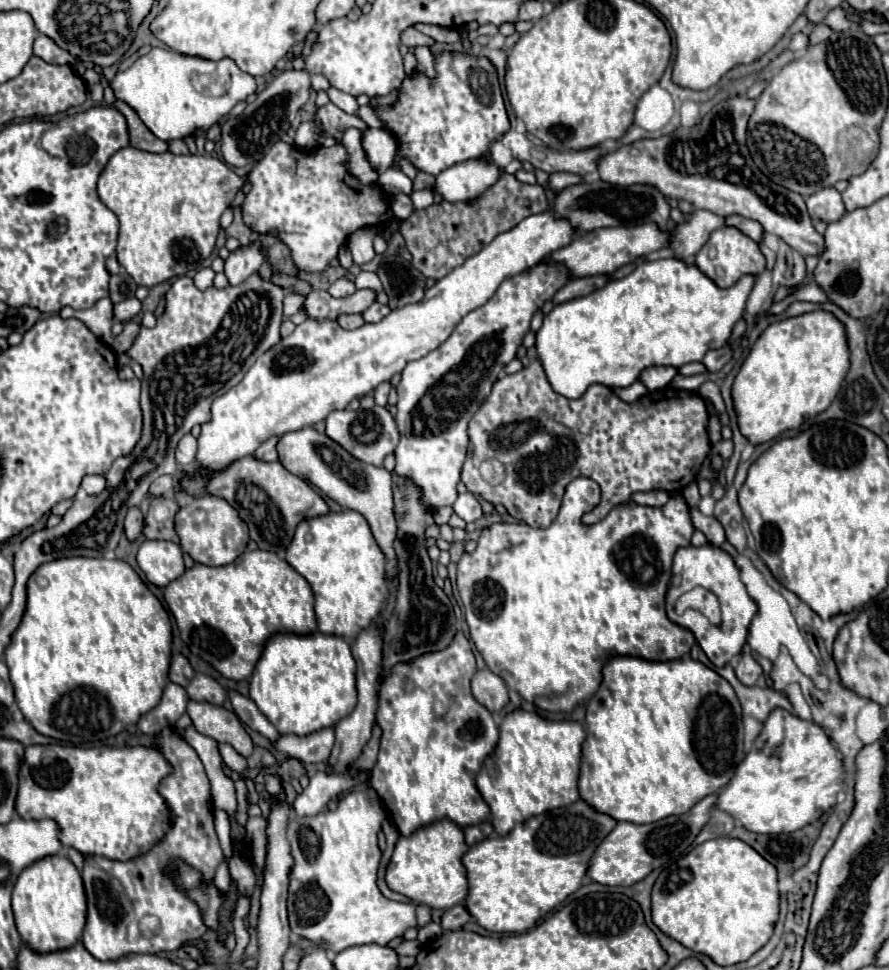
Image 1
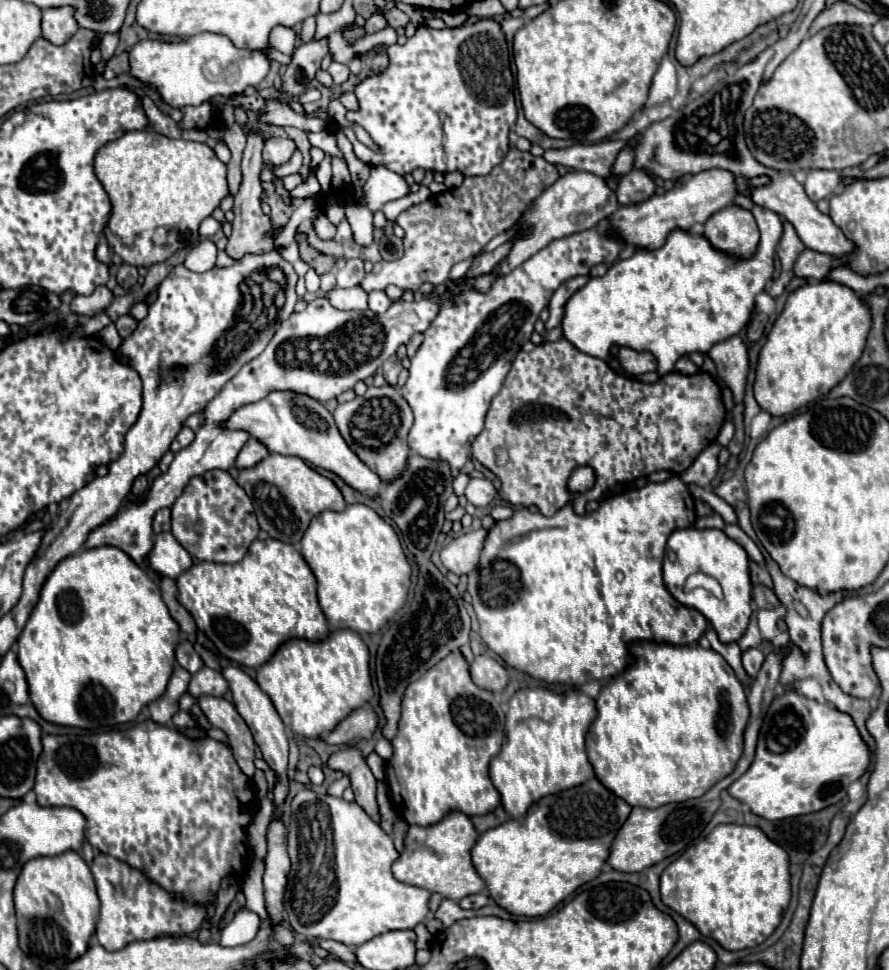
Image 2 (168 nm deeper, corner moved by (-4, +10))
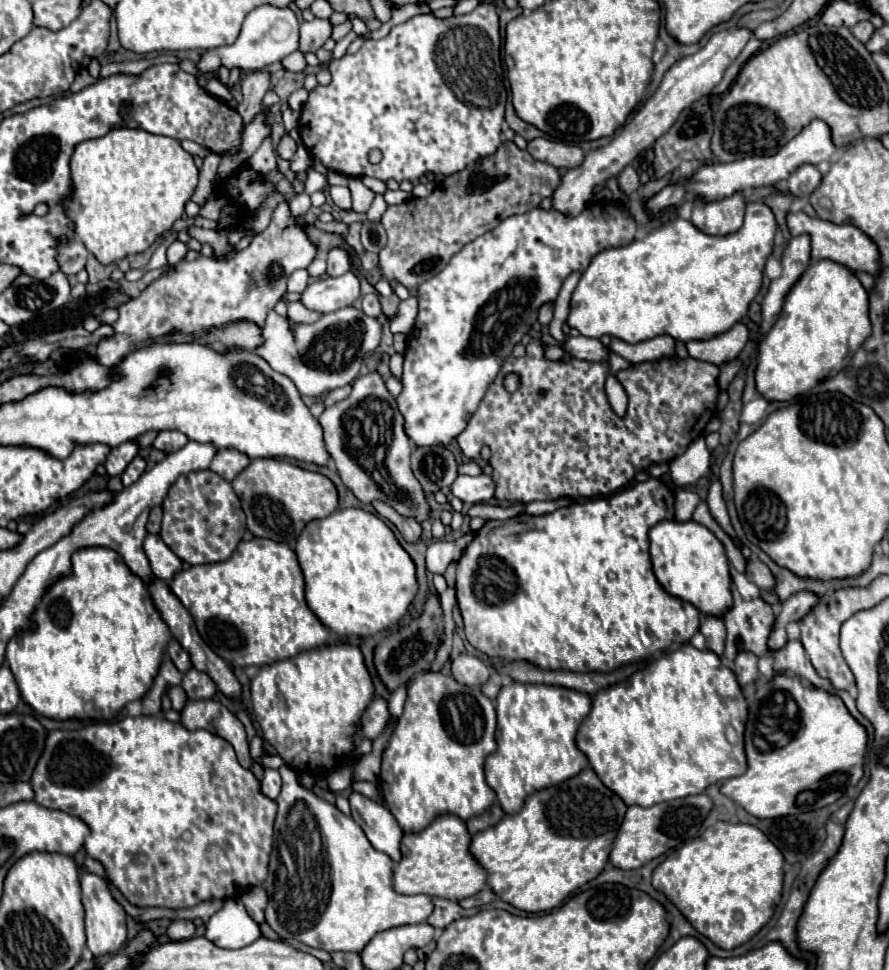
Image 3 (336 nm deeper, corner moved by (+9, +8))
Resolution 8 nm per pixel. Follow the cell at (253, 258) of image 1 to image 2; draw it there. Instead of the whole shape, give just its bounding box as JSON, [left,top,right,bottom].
[226,132,274,260]

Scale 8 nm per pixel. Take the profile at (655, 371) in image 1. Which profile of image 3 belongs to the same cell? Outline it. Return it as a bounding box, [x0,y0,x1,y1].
[563,336,609,362]

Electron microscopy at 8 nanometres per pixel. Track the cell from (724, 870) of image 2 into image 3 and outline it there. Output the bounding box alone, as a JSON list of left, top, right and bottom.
[653,822,785,950]

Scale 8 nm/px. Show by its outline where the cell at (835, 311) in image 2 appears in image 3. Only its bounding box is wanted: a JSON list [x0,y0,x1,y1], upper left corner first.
[755,260,871,400]

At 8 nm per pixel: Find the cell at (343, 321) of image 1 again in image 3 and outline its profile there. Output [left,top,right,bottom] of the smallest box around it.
[301,270,359,314]

